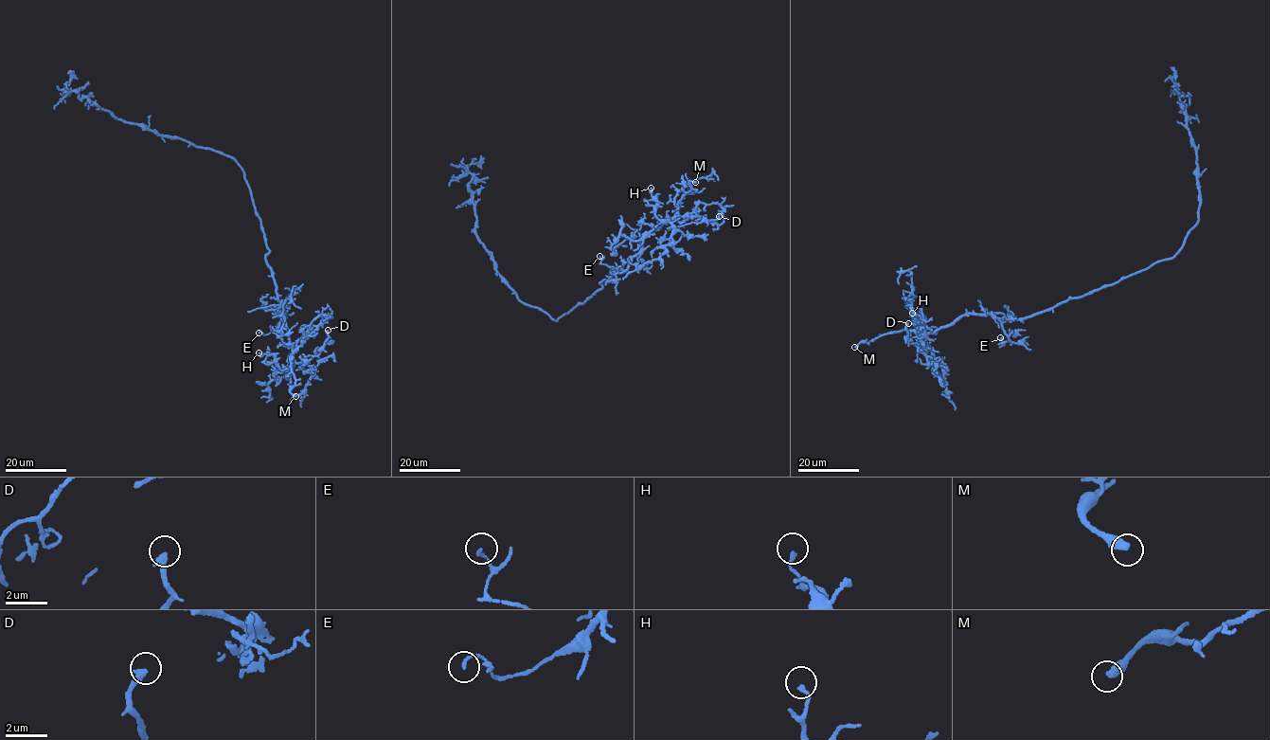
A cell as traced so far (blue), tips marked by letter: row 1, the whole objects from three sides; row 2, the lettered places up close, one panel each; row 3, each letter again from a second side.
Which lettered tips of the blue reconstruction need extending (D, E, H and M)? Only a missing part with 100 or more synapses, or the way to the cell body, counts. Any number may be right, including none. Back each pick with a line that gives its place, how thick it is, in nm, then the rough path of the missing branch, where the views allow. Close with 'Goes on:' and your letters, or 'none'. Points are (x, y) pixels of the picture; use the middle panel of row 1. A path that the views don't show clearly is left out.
M: (695, 182) | 440 nm | (695, 182), (695, 178), (676, 159), (662, 138)
Goes on: M

